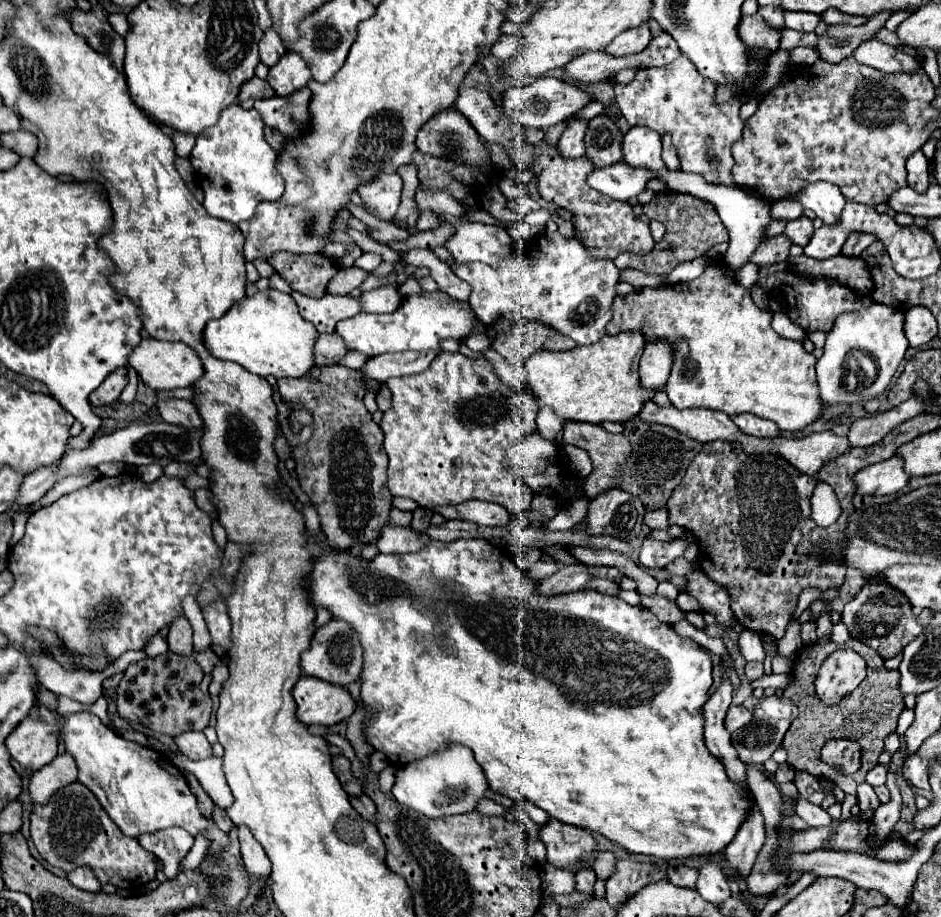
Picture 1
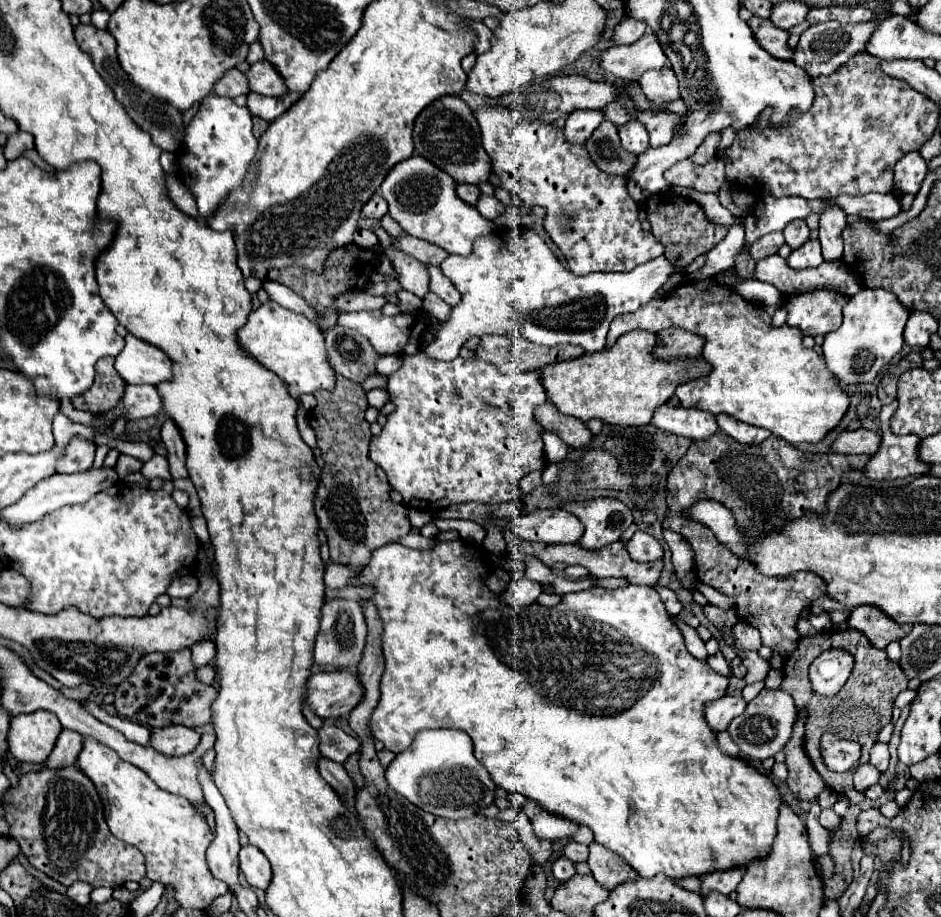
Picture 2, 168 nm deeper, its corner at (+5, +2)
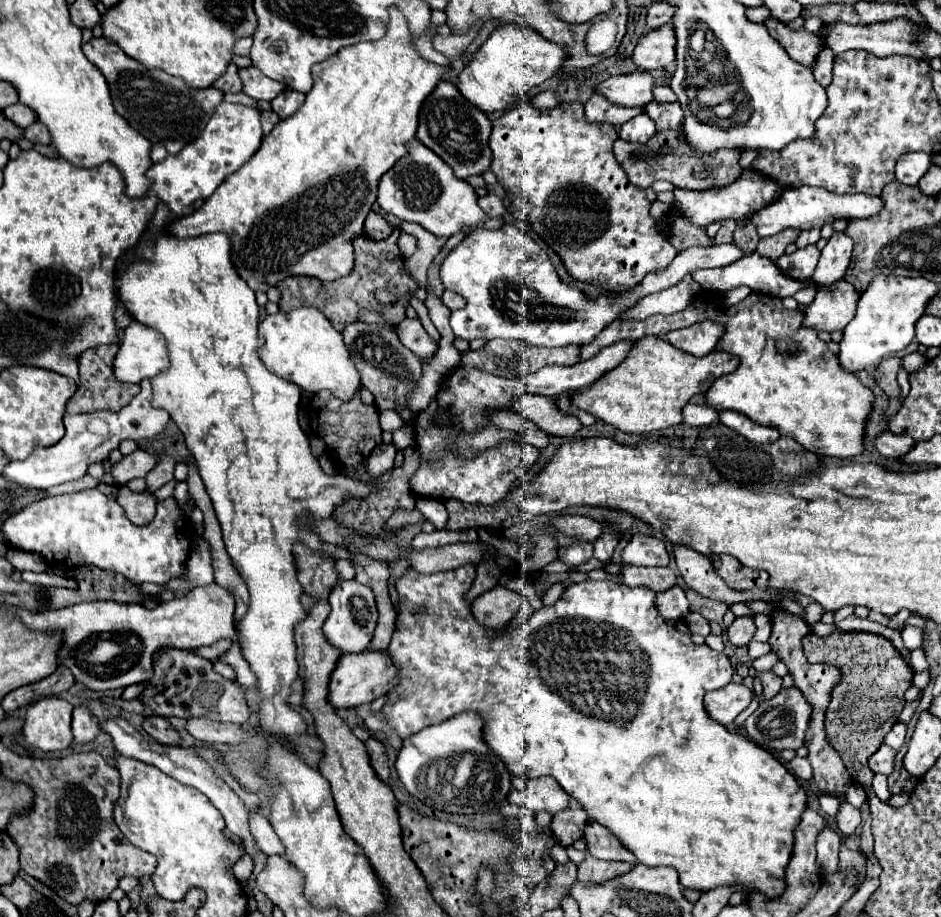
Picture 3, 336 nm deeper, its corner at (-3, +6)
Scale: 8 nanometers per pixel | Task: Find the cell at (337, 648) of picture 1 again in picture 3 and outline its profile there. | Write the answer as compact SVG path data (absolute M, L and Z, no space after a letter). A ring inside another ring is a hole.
M340 580L334 586L334 590L330 592L328 600L332 606L332 612L324 622L324 634L326 634L328 642L332 646L340 648L344 654L368 650L376 622L378 622L378 610L376 610L372 590L368 590L368 586L364 586L356 580Z

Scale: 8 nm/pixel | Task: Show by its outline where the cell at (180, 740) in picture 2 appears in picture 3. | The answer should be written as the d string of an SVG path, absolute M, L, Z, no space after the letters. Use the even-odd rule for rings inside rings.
M146 716L142 722L142 728L148 732L150 738L154 738L160 744L176 744L178 732L170 728L170 724L162 716Z

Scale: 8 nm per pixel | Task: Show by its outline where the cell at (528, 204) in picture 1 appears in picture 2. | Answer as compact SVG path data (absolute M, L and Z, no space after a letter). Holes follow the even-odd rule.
M480 196L480 198L478 198L478 204L476 204L476 210L478 210L484 218L494 220L494 218L498 218L502 212L506 212L508 206L502 204L496 196Z

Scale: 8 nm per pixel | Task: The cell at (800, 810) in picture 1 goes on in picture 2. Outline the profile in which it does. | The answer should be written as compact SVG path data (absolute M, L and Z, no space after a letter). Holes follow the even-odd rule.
M822 810L822 814L820 814L820 824L824 828L828 828L828 830L836 830L838 828L838 820L840 818L832 810Z

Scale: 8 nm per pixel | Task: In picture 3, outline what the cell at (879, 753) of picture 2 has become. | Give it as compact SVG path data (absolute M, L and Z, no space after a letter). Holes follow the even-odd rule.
M896 722L896 726L888 732L888 736L886 736L886 744L888 746L892 746L894 750L900 750L900 746L904 744L904 738L906 738L906 724L902 724L902 722Z

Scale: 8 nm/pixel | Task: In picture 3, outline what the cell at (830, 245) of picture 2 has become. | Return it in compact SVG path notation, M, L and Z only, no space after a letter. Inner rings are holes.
M834 232L820 254L812 282L820 288L830 288L844 278L852 256L852 240L844 232Z

